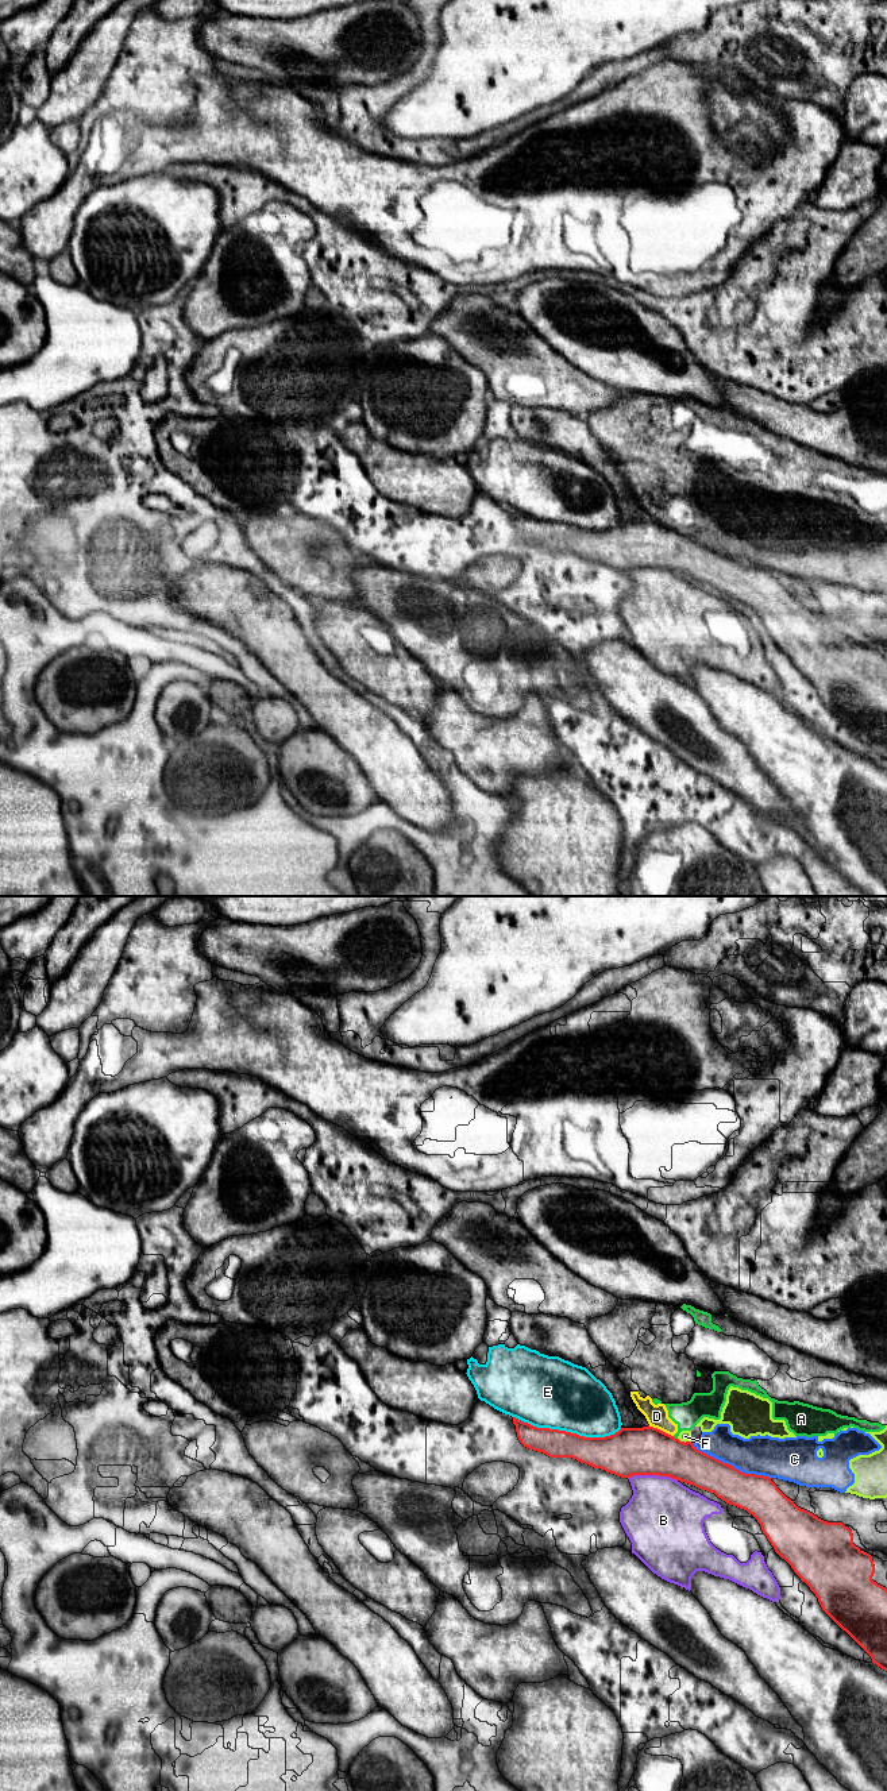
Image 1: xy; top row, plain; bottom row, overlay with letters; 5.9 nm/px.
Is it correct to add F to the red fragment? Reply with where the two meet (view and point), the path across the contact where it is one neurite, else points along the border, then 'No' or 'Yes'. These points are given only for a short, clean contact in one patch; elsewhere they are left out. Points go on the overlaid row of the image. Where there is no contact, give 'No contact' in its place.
Touches red at xy (683, 1442). Boundary: xy (678, 1438), (690, 1442). No

